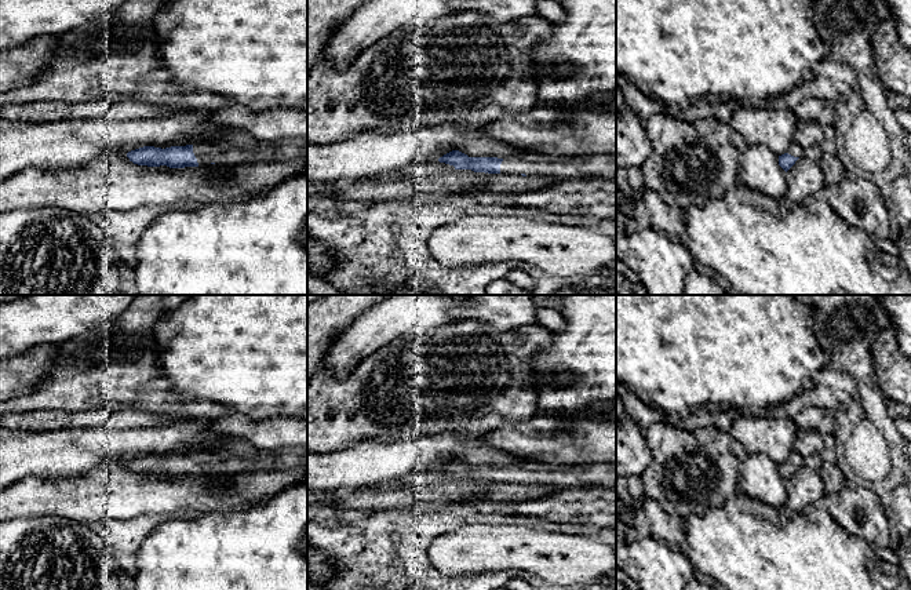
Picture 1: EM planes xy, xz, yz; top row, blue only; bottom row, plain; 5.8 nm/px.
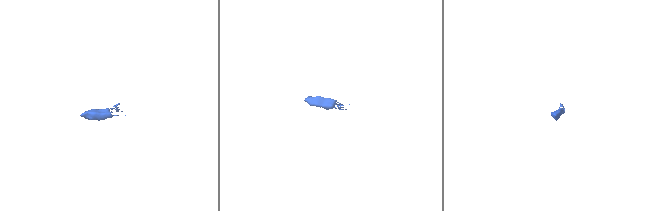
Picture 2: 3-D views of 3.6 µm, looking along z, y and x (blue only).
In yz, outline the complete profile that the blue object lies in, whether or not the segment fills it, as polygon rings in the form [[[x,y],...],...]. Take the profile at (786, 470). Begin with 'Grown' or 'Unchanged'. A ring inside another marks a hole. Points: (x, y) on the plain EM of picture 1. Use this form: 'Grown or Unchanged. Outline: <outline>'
Grown. Outline: [[[794,451],[787,462],[779,465],[779,474],[787,481],[795,473],[795,470],[802,466],[802,463],[803,456]]]

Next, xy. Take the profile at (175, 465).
Grown. Outline: [[[230,440],[197,454],[154,456],[143,455],[127,462],[138,474],[170,477],[207,473],[234,474],[251,470],[307,469],[307,447],[289,445],[272,451],[258,449],[243,440]]]

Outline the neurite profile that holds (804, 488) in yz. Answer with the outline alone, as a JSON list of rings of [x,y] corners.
[[[799,466],[786,481],[786,510],[805,511],[826,495],[826,487],[819,471]]]

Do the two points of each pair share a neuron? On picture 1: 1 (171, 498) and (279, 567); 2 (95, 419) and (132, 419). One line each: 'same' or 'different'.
1: different
2: same

